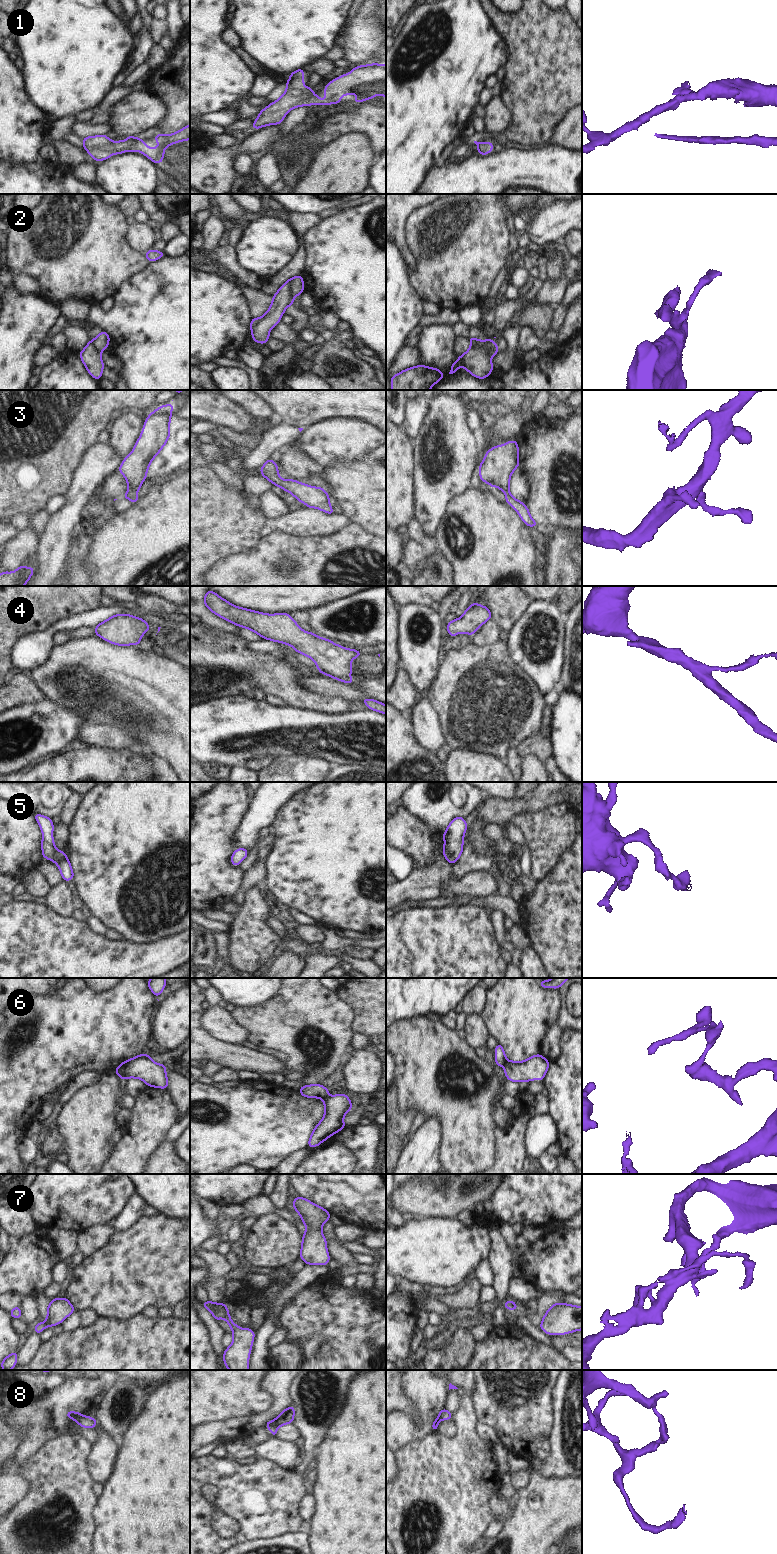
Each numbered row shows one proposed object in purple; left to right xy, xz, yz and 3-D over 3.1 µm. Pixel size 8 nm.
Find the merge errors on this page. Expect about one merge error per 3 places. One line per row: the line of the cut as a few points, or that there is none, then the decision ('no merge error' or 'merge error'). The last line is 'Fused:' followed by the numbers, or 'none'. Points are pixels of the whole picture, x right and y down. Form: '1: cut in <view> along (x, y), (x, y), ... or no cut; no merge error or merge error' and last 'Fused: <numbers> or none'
1: no cut; no merge error
2: cut in xz along (290, 279), (289, 302), (287, 305); merge error
3: no cut; no merge error
4: no cut; no merge error
5: no cut; no merge error
6: cut in yz along (506, 1060), (503, 1066); merge error
7: no cut; no merge error
8: cut in xy along (81, 1414), (74, 1419); merge error
Fused: 2, 6, 8

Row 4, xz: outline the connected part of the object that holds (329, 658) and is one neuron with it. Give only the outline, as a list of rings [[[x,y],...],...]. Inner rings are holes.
[[[211,590],[204,596],[204,605],[217,616],[255,632],[263,639],[291,645],[296,652],[311,658],[320,673],[344,683],[355,683],[350,678],[351,660],[361,656],[362,652],[342,647],[313,632],[305,632],[290,614],[265,614],[240,608]]]

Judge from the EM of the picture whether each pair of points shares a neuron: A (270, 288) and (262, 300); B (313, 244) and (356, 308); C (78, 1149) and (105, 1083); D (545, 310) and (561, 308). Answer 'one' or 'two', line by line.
A: two
B: one
C: one
D: two

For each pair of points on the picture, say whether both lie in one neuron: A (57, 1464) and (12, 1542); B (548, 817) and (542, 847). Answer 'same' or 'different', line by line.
A: same
B: same

